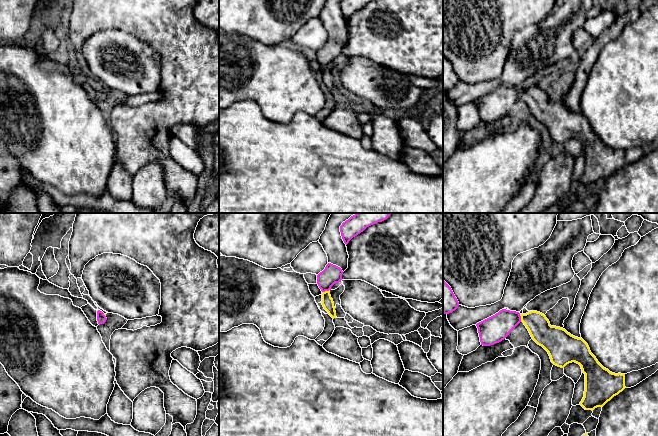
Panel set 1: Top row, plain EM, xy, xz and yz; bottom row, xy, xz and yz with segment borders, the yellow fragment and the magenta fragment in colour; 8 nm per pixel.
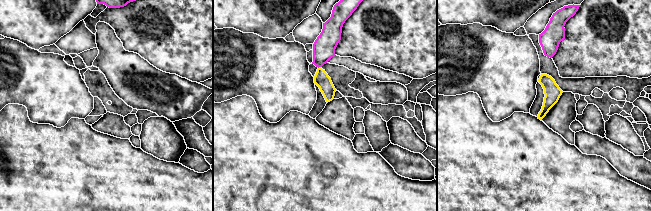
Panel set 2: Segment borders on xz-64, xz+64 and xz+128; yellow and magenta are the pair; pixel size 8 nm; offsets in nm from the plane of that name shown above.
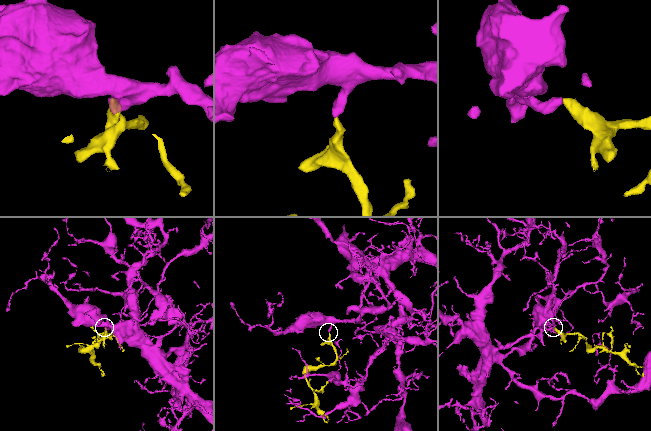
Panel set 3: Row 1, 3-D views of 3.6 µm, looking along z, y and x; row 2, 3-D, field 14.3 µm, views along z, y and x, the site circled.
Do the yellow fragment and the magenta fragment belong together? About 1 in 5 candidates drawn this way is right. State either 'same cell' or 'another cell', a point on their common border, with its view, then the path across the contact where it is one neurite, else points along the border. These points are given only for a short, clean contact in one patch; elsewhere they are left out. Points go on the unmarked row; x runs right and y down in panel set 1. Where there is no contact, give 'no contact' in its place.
same cell; contact xz (325, 67); way xz (327, 78), (325, 67), (325, 57), (332, 50)

